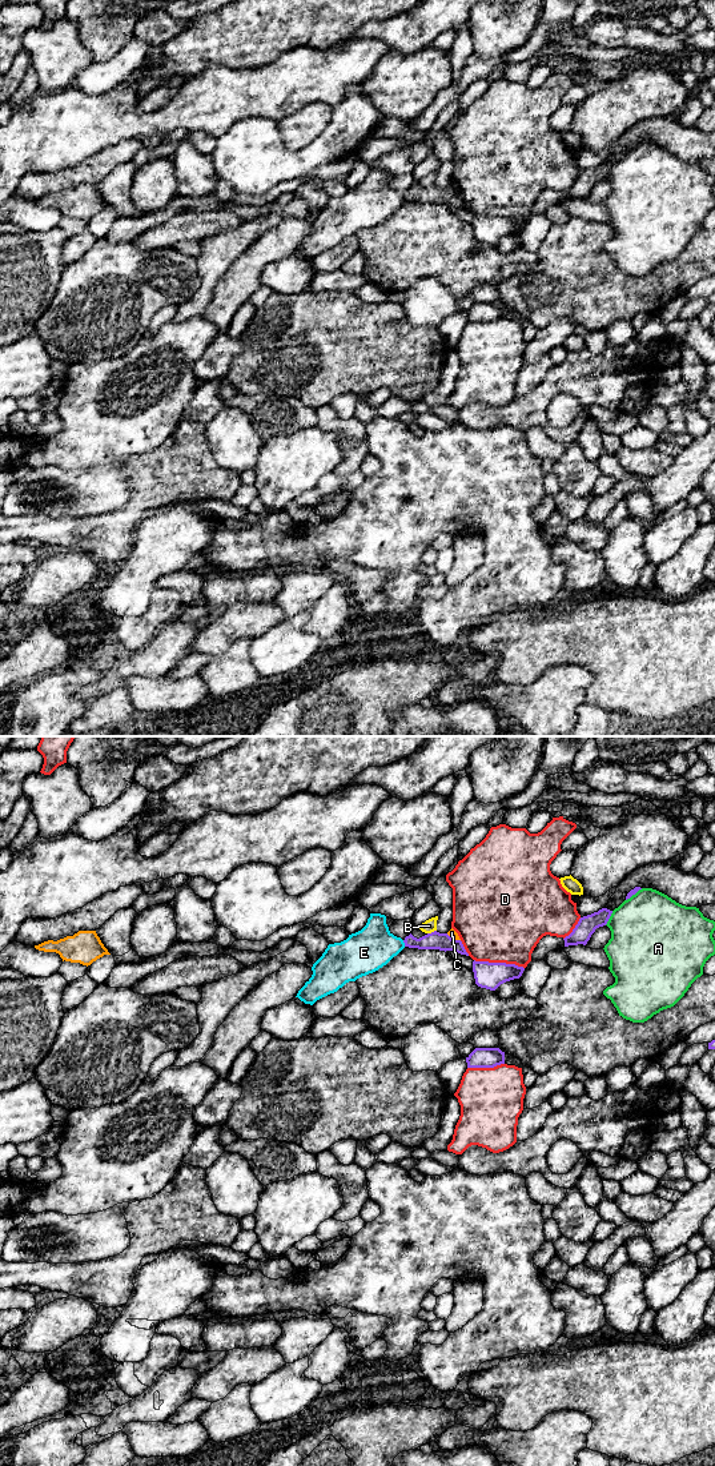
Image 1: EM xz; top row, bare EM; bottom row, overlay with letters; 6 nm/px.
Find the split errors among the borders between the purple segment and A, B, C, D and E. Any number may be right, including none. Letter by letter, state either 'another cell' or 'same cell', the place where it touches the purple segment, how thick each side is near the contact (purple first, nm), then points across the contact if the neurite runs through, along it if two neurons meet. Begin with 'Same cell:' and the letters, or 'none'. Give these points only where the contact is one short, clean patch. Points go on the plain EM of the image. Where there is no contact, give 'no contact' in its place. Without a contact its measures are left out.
Same cell: none
A: another cell | xz (609, 172) | 120/440 nm
B: another cell | xz (432, 187) | 110/80 nm | along xz (436, 184), (428, 188)
C: another cell | xz (453, 193) | 110/50 nm | along xz (446, 188), (460, 195)
D: another cell | xz (499, 217) | 160/500 nm
E: another cell | xz (404, 196) | 110/260 nm

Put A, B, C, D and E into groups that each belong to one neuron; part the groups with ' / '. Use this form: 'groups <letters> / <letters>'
groups A / B / C / D / E

